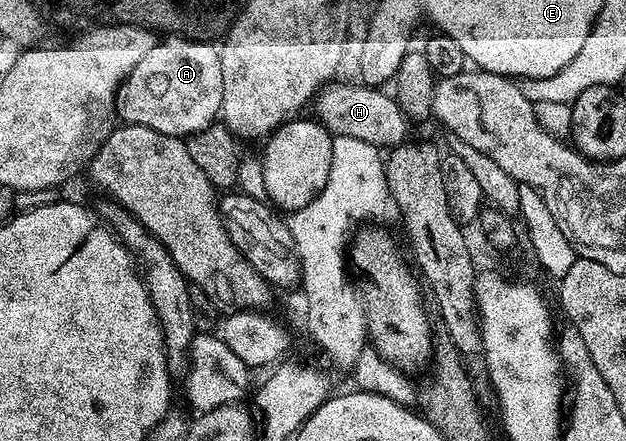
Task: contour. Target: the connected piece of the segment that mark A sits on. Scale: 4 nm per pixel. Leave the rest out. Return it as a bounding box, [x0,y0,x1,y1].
[116,37,222,137]

